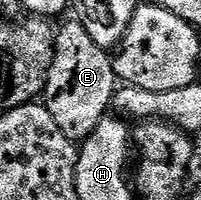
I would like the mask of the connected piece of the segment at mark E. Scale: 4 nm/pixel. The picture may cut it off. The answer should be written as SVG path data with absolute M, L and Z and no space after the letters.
M71 21L56 32L56 48L52 54L52 62L48 65L48 78L44 80L42 105L54 117L54 125L66 133L74 141L83 141L98 129L98 125L109 114L118 90L118 80L112 74L112 59L109 52L103 51L94 41L90 41L90 33L79 21Z

